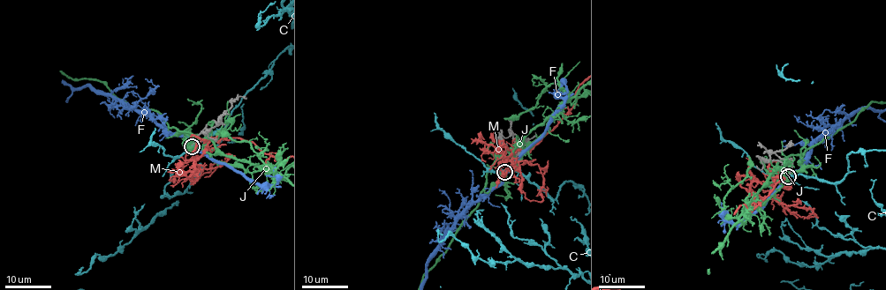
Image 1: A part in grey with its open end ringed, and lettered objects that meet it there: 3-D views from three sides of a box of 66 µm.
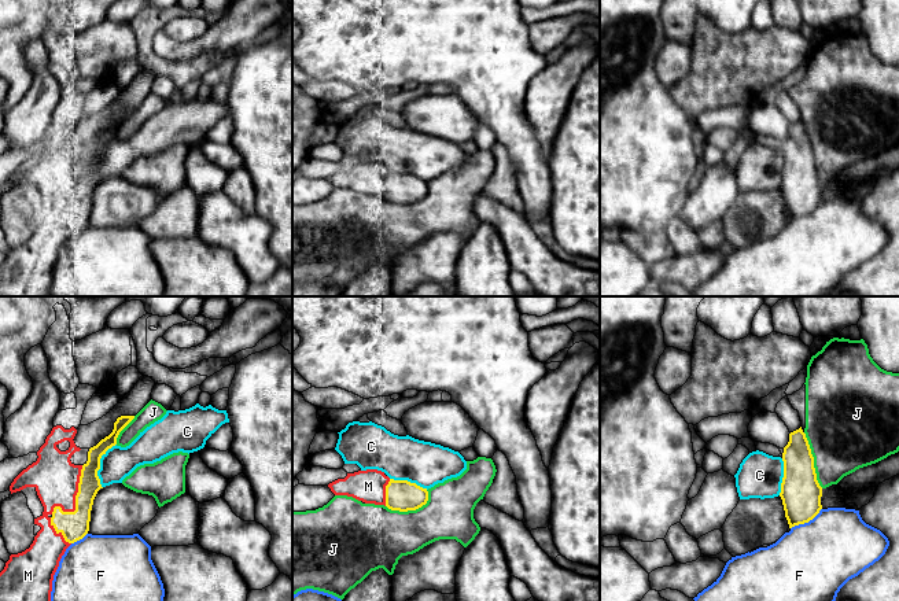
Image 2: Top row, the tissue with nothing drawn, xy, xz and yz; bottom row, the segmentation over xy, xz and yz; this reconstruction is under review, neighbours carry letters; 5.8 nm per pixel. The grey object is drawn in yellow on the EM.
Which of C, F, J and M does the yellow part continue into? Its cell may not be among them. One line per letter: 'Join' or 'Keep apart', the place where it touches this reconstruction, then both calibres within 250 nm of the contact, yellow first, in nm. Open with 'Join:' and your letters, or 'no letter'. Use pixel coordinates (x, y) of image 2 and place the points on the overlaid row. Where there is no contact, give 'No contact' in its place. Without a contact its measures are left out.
Join: M
C: Keep apart. Touches yellow at xy (99, 465). Thickness 130 nm (yellow) against 190 nm
F: Keep apart. Touches yellow at yz (806, 522). Thickness 240 nm (yellow) against 460 nm
J: Keep apart. Touches yellow at yz (813, 460). Thickness 240 nm (yellow) against 440 nm
M: Join. Touches yellow at xy (76, 501). Thickness 170 nm (yellow) against 260 nm

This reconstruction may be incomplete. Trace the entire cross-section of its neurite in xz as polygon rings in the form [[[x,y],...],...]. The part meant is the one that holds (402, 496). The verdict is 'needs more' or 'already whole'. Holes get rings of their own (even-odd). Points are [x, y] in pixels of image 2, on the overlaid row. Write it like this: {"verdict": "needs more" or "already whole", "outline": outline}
{"verdict": "needs more", "outline": [[[377,469],[358,471],[354,473],[347,473],[345,479],[338,479],[328,484],[335,495],[353,497],[365,504],[384,505],[391,510],[408,512],[416,510],[427,504],[428,491],[410,483],[408,480],[394,480],[384,475],[384,472]]]}

